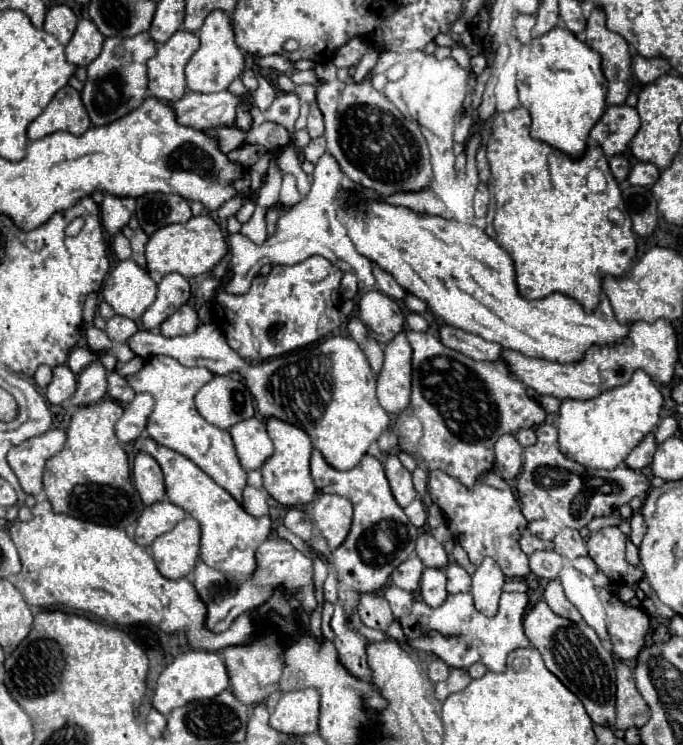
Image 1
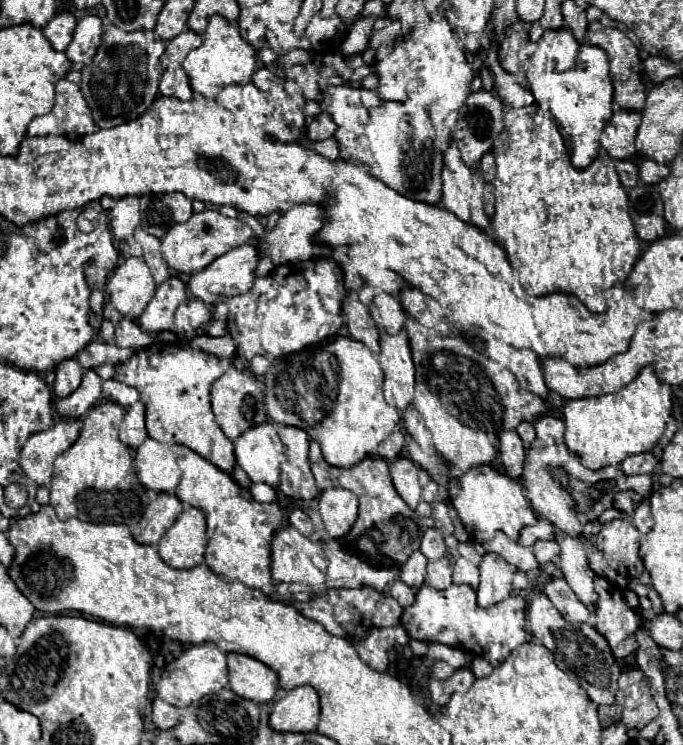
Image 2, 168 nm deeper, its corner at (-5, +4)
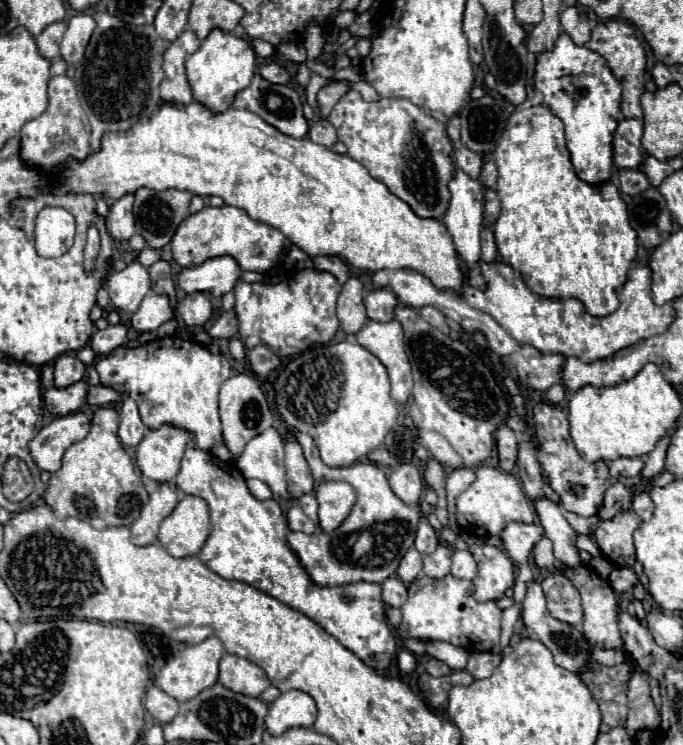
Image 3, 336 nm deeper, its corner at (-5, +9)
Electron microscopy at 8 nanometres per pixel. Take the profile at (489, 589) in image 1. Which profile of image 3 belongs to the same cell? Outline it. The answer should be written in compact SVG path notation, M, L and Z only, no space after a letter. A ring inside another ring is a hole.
M463 533L461 539L467 543L469 551L473 553L479 573L475 577L475 599L477 601L491 601L501 599L503 593L513 587L515 583L515 567L511 559L493 545L481 543L475 535Z

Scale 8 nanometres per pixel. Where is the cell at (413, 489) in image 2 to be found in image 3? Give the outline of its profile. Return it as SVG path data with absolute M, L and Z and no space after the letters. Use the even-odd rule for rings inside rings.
M411 463L399 465L391 475L389 475L389 485L393 493L407 505L415 507L421 499L423 493L423 477L419 469Z

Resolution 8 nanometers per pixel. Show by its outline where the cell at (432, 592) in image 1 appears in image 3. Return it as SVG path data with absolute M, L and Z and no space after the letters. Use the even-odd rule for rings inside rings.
M441 543L433 553L423 555L423 573L433 579L445 577L451 569L451 555L453 555L453 547Z

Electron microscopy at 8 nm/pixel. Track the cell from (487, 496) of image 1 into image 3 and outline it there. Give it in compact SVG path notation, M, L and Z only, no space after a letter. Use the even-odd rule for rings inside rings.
M477 467L475 475L477 475L475 483L471 483L469 489L457 497L457 523L463 531L475 537L489 537L489 535L499 535L507 523L535 521L533 503L525 497L513 473L505 473L495 467Z

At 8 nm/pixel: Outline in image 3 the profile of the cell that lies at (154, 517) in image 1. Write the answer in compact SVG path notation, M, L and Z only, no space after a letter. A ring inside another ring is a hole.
M161 483L149 497L147 505L141 509L139 519L131 525L131 541L135 545L151 545L157 541L161 521L179 503L177 491L169 483Z

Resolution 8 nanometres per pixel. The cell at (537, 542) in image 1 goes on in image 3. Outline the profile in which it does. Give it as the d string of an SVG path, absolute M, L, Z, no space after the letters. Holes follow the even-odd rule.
M541 537L539 543L533 549L533 559L537 563L537 567L541 569L549 569L555 565L555 557L553 557L553 543L547 537Z

